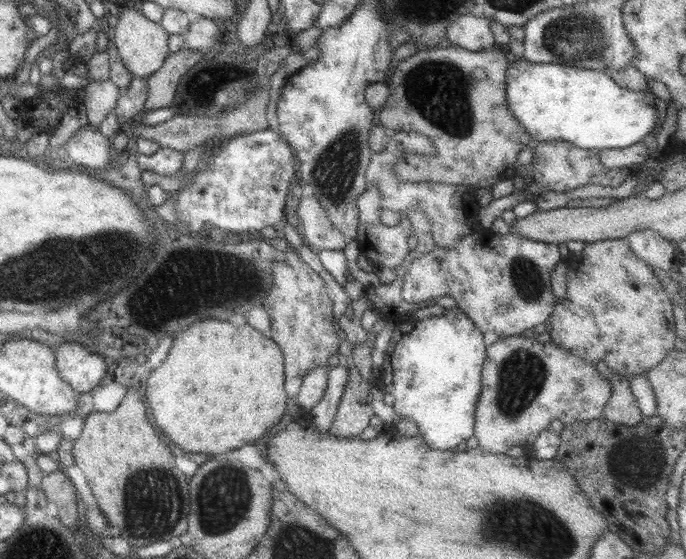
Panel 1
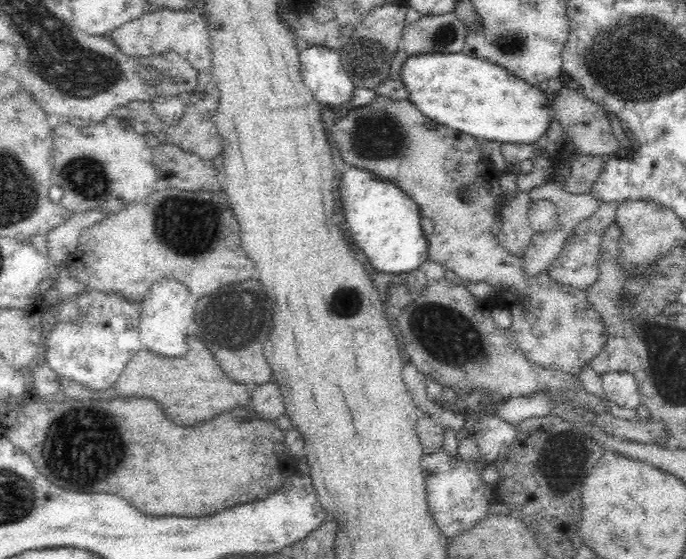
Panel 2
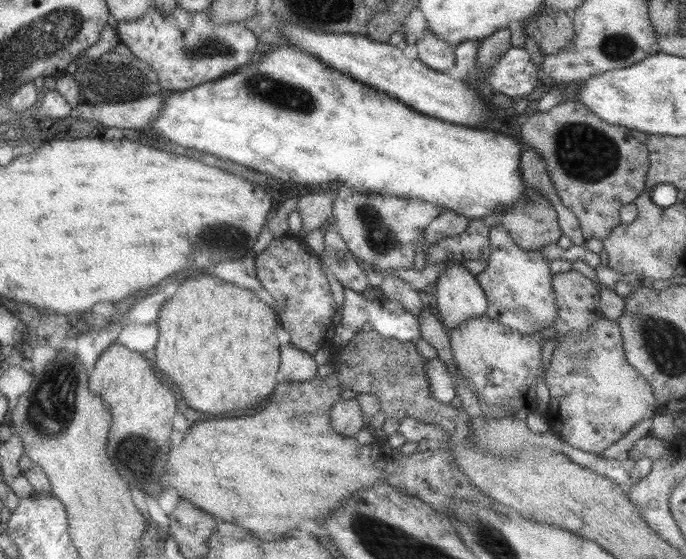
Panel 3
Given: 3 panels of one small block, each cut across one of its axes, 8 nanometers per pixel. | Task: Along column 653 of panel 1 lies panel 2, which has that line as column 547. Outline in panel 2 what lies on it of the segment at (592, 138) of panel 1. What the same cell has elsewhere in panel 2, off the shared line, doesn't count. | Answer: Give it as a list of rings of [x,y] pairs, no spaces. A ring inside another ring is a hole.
[[[462,52],[416,53],[407,55],[401,66],[402,84],[409,100],[424,116],[452,130],[474,136],[478,140],[498,141],[500,143],[538,143],[545,137],[545,130],[552,121],[553,109],[546,103],[547,95],[538,86],[530,86],[509,70]]]

